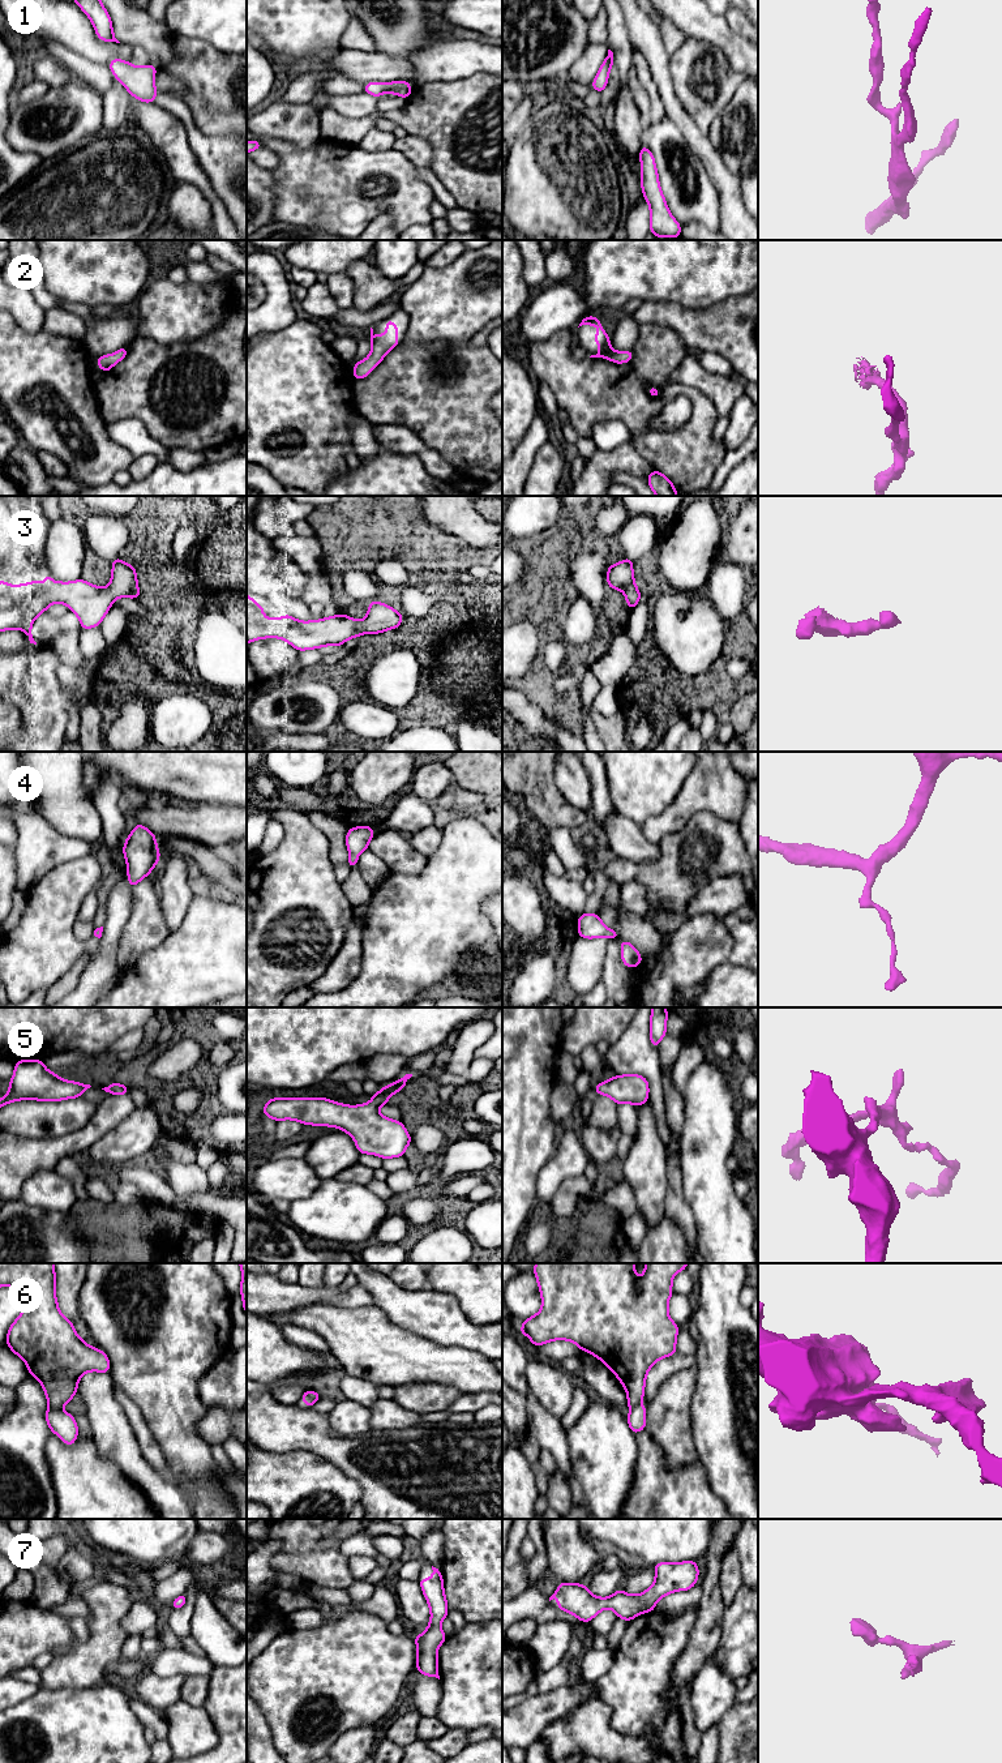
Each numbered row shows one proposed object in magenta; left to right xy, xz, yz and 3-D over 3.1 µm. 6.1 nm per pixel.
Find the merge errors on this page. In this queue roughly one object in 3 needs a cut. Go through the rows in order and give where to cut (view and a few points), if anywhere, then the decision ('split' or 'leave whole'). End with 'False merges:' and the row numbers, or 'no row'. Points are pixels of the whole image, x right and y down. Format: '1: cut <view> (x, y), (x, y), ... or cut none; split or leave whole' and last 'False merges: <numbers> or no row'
1: cut none; leave whole
2: cut none; leave whole
3: cut none; leave whole
4: cut none; leave whole
5: cut none; leave whole
6: cut xy (50, 1404), (59, 1408); split
7: cut none; leave whole
False merges: 6

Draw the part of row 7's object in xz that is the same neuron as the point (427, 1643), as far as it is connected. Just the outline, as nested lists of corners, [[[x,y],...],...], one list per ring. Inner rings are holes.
[[[433,1566],[432,1570],[433,1575],[429,1579],[419,1578],[420,1587],[431,1609],[431,1622],[423,1634],[414,1638],[418,1648],[416,1669],[420,1674],[440,1679],[437,1651],[448,1638],[441,1630],[440,1623],[448,1617],[449,1608],[441,1570]]]

